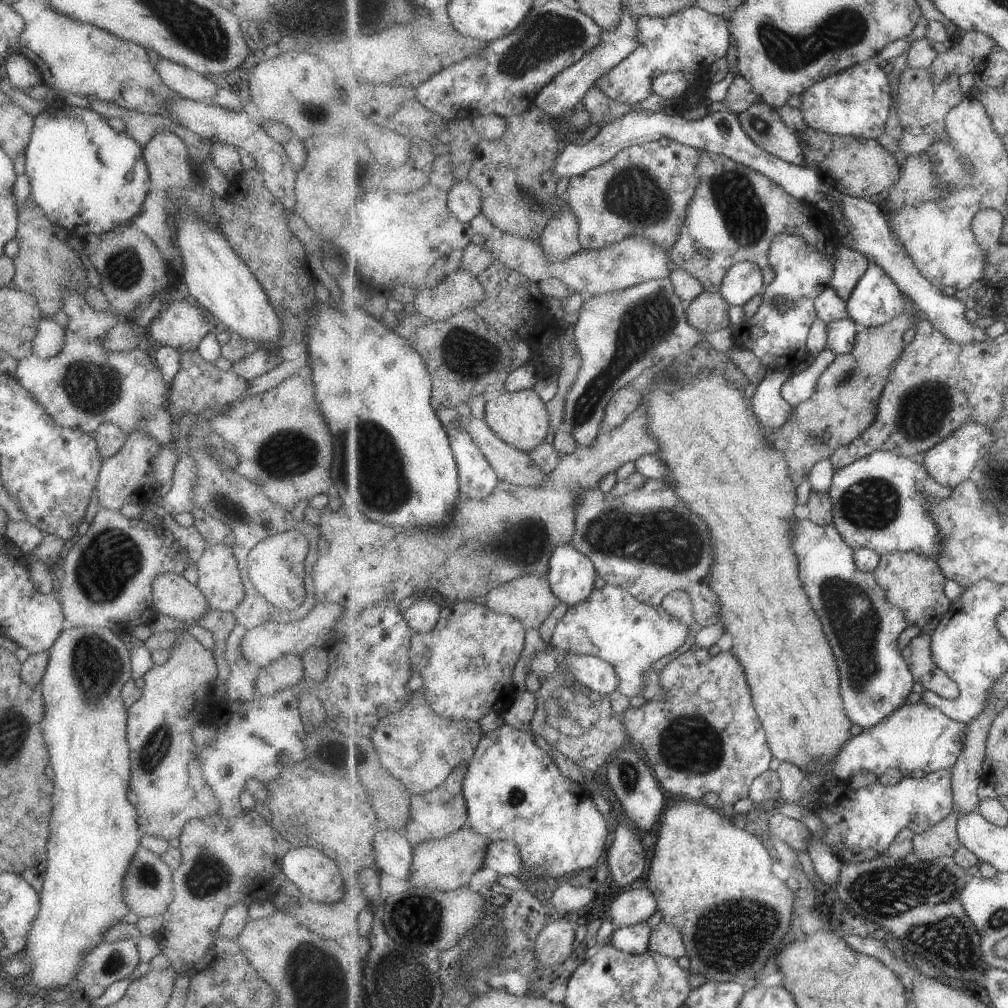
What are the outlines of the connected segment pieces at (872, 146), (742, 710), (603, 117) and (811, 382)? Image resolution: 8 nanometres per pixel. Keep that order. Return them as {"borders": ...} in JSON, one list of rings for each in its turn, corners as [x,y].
{"borders":[[[[813,127],[799,134],[803,156],[803,165],[814,168],[827,186],[835,188],[849,196],[868,198],[889,191],[901,178],[901,168],[891,150],[879,144],[877,139],[864,139],[854,136],[829,134]]],[[[693,646],[685,652],[685,654],[674,657],[674,659],[663,668],[663,672],[661,672],[661,686],[663,686],[661,694],[640,707],[629,706],[622,714],[622,717],[630,741],[633,745],[636,745],[637,748],[640,747],[640,750],[644,750],[648,762],[653,764],[653,770],[657,780],[662,784],[662,787],[669,795],[695,801],[703,801],[705,795],[707,796],[707,794],[714,792],[719,796],[721,804],[731,804],[734,806],[739,800],[750,796],[752,784],[758,776],[761,776],[763,772],[769,770],[771,758],[774,756],[772,754],[766,728],[763,726],[758,709],[755,706],[754,697],[753,694],[751,694],[750,682],[747,678],[747,670],[743,668],[742,661],[739,660],[731,650],[711,656],[708,649],[709,648],[701,648],[701,646]]],[[[593,85],[587,96],[583,99],[582,105],[590,114],[590,121],[599,124],[601,128],[607,126],[609,122],[621,120],[633,110],[631,105],[622,105],[616,100],[610,99],[599,86]]],[[[825,349],[814,359],[808,369],[790,377],[782,390],[785,400],[794,407],[809,400],[817,390],[819,376],[823,374],[824,370],[831,368],[831,363],[835,358],[837,358],[837,354],[833,350]]]]}

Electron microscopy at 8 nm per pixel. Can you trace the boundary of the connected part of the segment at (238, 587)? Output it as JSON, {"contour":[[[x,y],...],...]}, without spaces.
{"contour":[[[226,544],[206,545],[204,550],[194,557],[198,574],[195,585],[199,592],[205,596],[208,608],[229,611],[231,613],[234,608],[239,606],[244,595],[244,586],[240,579],[239,566],[231,547]]]}

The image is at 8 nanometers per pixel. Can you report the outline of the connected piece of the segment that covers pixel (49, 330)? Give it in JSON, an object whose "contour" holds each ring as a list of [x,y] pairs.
{"contour":[[[39,319],[35,338],[31,343],[33,357],[50,359],[61,350],[64,340],[65,330],[55,323],[53,319]]]}

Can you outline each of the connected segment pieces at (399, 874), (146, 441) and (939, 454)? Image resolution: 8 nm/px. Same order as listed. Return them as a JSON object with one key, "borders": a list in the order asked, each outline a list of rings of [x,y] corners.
{"borders":[[[[385,826],[375,836],[375,860],[379,862],[375,865],[382,872],[391,874],[396,879],[408,880],[411,876],[411,866],[413,866],[414,860],[414,846],[409,841],[406,833]]],[[[133,430],[125,435],[125,442],[111,458],[102,460],[99,474],[95,482],[98,508],[118,511],[124,504],[149,504],[154,495],[153,468],[151,460],[161,450],[161,445],[143,430]]],[[[976,422],[963,424],[958,431],[953,432],[945,440],[936,444],[929,452],[926,452],[925,468],[939,484],[954,489],[962,482],[971,479],[971,473],[975,470],[977,462],[983,460],[991,452],[991,446],[993,446],[995,440],[997,440],[997,436],[995,436],[991,427]]]]}

